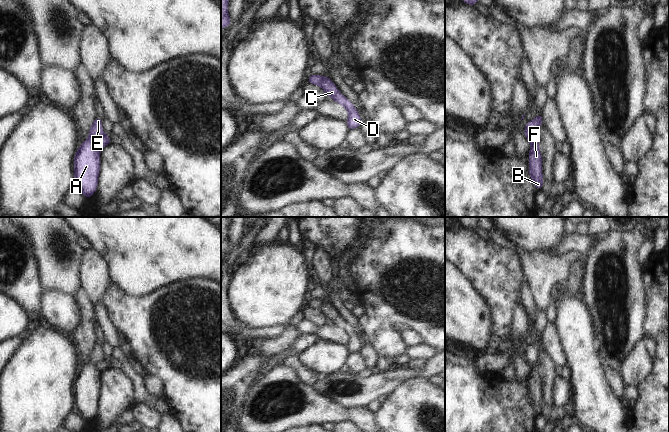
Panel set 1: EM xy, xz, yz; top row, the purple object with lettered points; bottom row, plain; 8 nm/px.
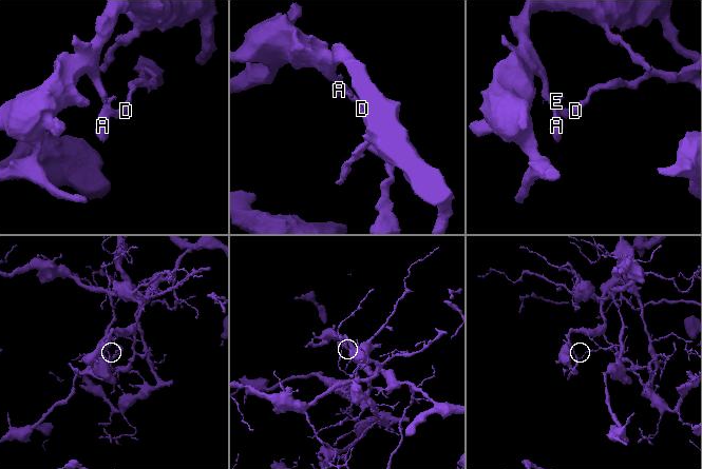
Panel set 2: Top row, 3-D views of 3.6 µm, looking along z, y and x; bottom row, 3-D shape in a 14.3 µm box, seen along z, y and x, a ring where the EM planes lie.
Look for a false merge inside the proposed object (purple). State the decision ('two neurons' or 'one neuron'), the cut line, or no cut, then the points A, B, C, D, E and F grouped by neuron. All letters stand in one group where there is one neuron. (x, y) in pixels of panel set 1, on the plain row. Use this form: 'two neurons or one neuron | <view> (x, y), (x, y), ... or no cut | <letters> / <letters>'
two neurons | xy (104, 358), (96, 363), (96, 369), (99, 372) | A B E F / C D

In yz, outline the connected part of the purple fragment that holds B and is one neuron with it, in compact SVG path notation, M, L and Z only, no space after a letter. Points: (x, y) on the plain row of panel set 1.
M539 338L534 344L526 347L524 358L531 368L529 375L529 398L535 411L540 415L543 409L542 400L542 381L540 371L534 369L533 365L538 362L538 355L543 346L542 338Z

